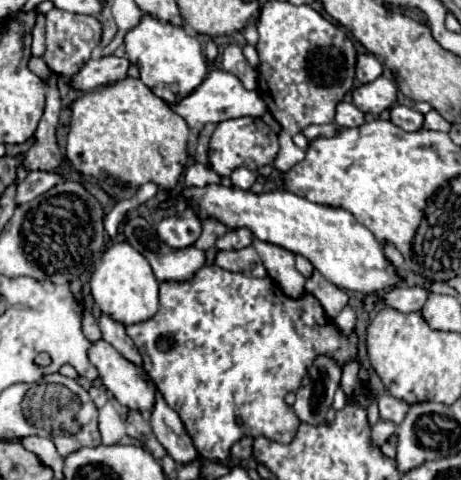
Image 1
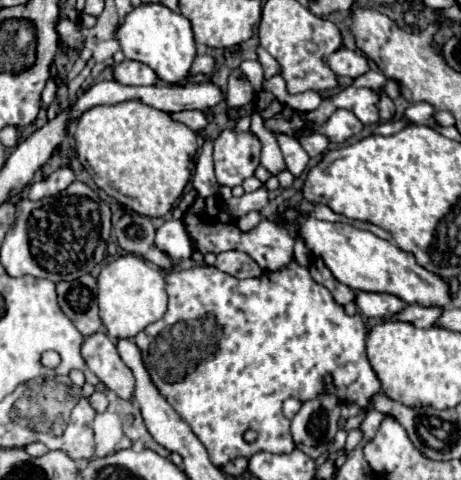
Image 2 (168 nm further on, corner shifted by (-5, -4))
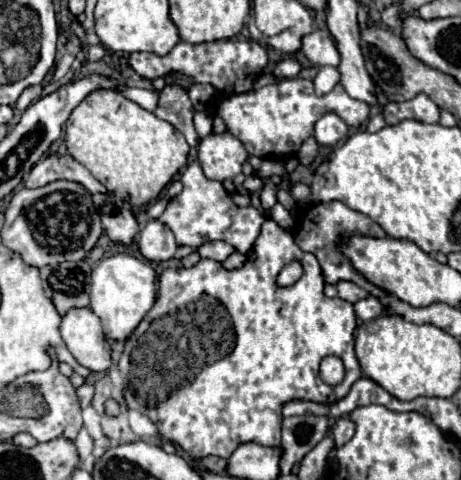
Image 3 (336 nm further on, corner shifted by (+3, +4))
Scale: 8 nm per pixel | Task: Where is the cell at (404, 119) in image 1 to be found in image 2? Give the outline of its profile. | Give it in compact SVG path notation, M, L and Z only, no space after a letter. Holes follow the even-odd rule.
M380 94L376 106L380 110L380 118L382 120L392 120L392 116L394 116L394 102L392 102L392 98L388 98L386 94Z

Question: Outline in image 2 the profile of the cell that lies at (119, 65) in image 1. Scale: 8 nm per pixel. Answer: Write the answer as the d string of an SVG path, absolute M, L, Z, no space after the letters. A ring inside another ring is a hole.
M124 60L120 64L114 66L114 78L120 84L128 84L128 86L154 86L160 82L160 78L156 76L156 72L142 64L142 62L134 62L134 60Z

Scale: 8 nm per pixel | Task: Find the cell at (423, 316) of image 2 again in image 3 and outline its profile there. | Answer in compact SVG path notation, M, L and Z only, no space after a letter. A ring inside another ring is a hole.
M368 296L368 298L364 298L364 300L360 300L360 302L354 304L354 312L356 312L356 316L362 318L362 320L374 320L374 318L378 318L380 314L386 312L386 306L380 302L380 298Z

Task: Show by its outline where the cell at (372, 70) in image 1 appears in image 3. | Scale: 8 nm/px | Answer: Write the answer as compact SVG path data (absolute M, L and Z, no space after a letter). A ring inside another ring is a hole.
M316 30L302 40L302 54L316 66L338 66L340 52L328 30Z

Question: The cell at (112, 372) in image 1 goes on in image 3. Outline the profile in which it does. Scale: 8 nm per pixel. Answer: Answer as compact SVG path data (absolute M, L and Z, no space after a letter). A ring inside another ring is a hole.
M74 308L62 316L60 334L78 364L92 372L106 372L110 368L110 344L98 316L90 308Z

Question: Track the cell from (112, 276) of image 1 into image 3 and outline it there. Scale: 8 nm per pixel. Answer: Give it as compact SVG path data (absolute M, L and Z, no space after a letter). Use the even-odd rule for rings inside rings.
M114 254L96 262L92 270L92 312L100 318L102 330L112 340L126 340L140 324L146 312L154 306L156 296L156 272L146 260L138 260L130 254Z

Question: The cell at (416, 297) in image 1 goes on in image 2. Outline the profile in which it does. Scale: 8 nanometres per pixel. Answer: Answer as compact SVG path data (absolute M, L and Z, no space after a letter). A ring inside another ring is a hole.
M358 292L354 302L356 302L358 310L362 308L362 314L366 318L378 318L378 320L384 320L384 318L400 312L402 308L406 308L406 304L398 296L392 296L392 294Z

